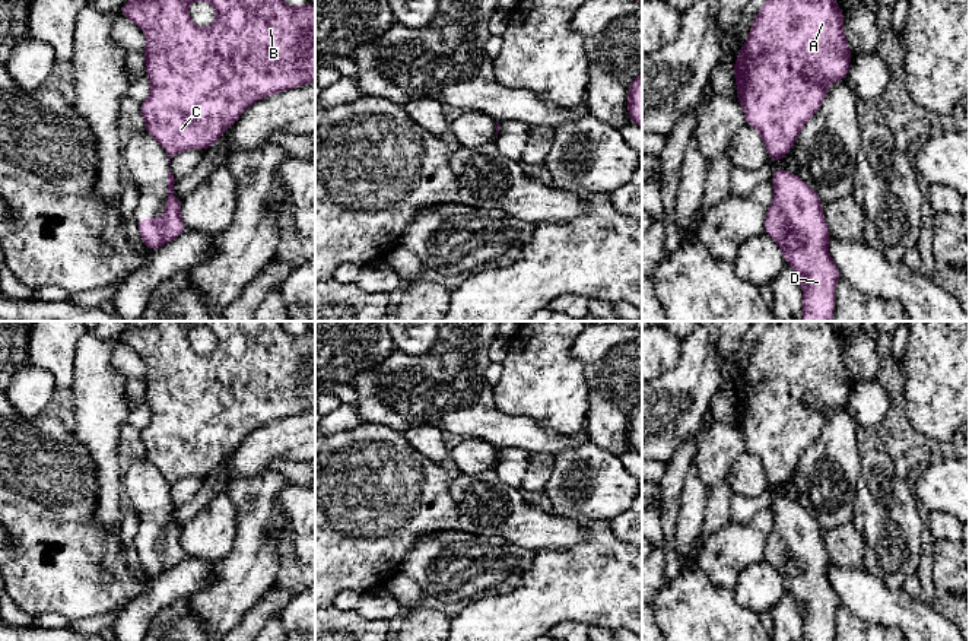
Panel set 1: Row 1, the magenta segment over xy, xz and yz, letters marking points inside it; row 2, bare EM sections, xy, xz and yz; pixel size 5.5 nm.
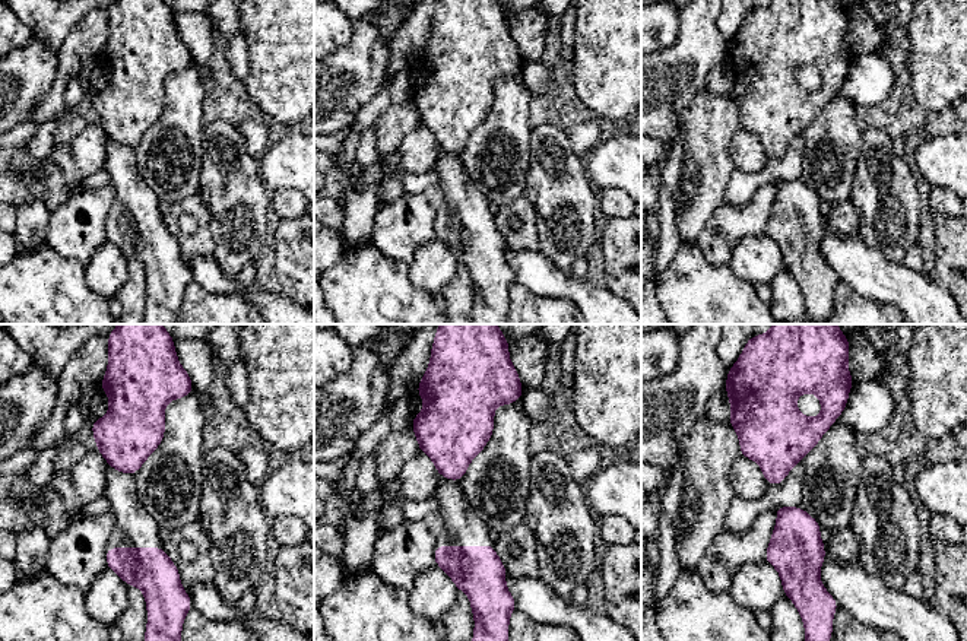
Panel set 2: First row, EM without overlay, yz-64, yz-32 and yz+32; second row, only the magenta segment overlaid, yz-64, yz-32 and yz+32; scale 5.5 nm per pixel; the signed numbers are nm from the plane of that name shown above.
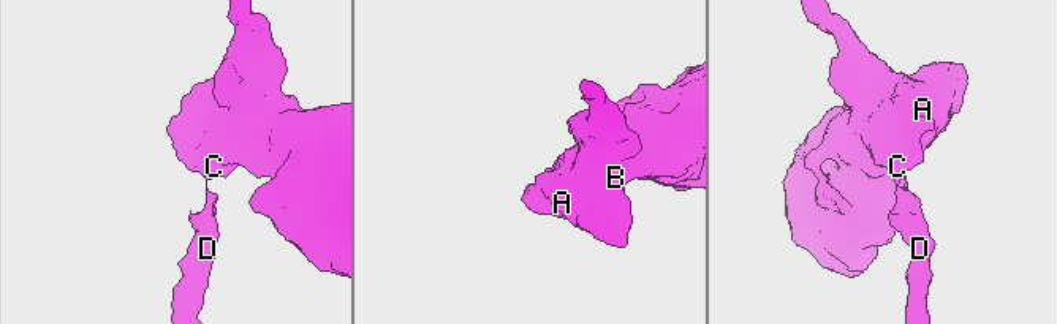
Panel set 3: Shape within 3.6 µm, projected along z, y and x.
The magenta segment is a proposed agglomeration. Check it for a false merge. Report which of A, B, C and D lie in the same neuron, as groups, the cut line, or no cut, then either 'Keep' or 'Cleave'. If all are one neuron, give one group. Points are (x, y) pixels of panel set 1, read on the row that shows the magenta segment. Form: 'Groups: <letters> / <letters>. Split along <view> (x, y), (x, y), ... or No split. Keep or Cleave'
Groups: A B C / D. Split along yz (771, 155), (780, 158). Cleave

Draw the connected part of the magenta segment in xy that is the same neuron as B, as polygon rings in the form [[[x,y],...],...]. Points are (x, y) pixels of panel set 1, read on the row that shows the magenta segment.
[[[127,0],[121,9],[121,16],[130,19],[146,34],[146,48],[142,54],[146,57],[146,74],[150,82],[150,93],[147,99],[140,104],[140,112],[146,124],[144,131],[156,139],[171,158],[190,149],[207,150],[254,102],[315,80],[315,39],[306,37],[315,31],[315,4],[290,7],[283,0],[201,0],[215,6],[216,20],[209,28],[200,28],[193,23],[188,15],[190,1],[191,0]]]

